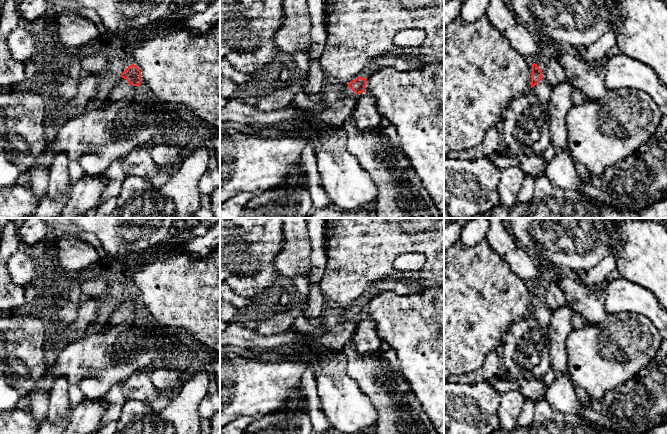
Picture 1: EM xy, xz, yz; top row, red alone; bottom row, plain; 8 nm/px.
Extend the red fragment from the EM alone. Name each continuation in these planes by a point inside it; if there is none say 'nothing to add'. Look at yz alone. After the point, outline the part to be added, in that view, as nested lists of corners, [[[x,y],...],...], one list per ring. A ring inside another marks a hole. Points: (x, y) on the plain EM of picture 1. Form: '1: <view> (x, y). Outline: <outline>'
1: yz (542, 314). Outline: [[[543,301],[538,308],[531,312],[532,316],[538,321],[540,326],[547,330],[551,321],[552,310]]]

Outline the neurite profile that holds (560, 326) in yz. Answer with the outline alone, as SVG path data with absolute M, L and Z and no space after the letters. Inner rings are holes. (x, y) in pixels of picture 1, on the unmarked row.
M569 305L552 310L551 321L546 330L549 339L549 360L556 378L567 372L566 339L574 329L574 313Z

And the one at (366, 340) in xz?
M367 317L358 318L358 326L350 342L360 354L378 351L384 342L377 334L376 323Z

